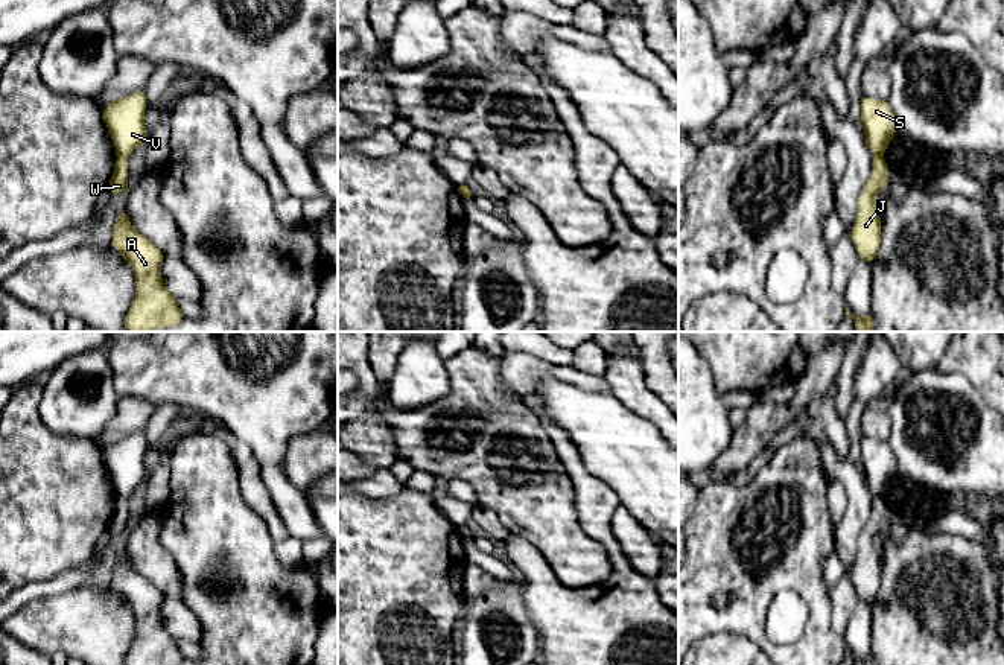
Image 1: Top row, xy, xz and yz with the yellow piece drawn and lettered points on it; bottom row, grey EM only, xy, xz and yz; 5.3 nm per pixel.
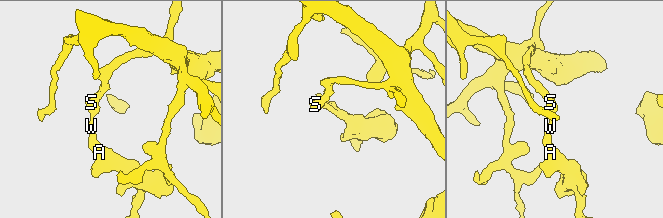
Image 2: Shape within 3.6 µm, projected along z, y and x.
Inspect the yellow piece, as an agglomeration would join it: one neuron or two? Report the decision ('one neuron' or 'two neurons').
one neuron

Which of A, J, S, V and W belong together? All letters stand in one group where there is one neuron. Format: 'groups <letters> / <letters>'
groups A J S V W

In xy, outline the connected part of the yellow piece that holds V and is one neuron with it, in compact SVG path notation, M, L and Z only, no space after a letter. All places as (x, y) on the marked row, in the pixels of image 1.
M145 90L135 91L102 108L102 117L117 152L116 169L106 189L113 196L129 189L128 157L135 148L141 146L146 138L148 128L143 120L145 113Z

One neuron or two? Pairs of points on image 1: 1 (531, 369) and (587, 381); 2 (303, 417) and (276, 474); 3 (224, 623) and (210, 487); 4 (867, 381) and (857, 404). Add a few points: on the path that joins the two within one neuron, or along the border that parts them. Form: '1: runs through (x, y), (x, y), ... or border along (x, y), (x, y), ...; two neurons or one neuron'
1: runs through (545, 369), (574, 376); one neuron
2: runs through (288, 428), (274, 442), (274, 458); one neuron
3: runs through (248, 589), (210, 531), (210, 521); one neuron
4: runs through (866, 387), (861, 397); one neuron

